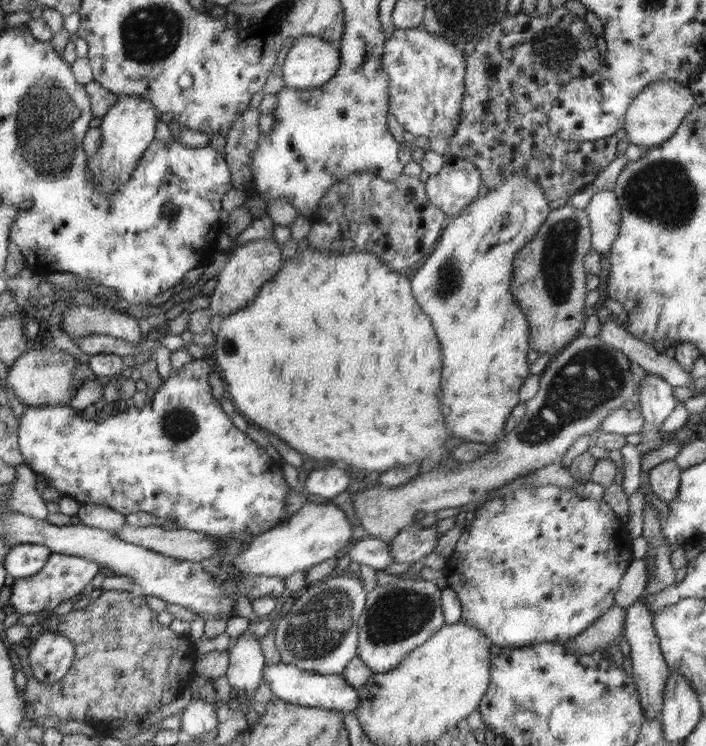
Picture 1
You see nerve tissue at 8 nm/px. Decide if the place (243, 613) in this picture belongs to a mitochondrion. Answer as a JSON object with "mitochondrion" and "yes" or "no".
{"mitochondrion":"no"}

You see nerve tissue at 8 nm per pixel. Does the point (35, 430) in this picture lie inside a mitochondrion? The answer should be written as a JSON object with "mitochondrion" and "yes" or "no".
{"mitochondrion":"no"}

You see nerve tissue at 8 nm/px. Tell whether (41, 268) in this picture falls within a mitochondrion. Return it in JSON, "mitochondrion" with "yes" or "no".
{"mitochondrion":"no"}

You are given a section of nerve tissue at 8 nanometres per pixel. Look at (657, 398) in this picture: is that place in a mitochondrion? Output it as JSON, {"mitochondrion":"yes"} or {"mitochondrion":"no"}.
{"mitochondrion":"no"}

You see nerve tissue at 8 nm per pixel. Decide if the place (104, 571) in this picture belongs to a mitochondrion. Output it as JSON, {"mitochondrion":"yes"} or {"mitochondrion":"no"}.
{"mitochondrion":"no"}

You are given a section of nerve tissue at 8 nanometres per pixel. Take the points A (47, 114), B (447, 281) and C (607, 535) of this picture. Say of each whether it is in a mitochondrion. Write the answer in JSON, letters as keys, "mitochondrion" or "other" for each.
{"A":"mitochondrion","B":"mitochondrion","C":"other"}

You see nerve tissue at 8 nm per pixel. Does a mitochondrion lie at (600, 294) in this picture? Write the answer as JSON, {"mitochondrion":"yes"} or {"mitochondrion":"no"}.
{"mitochondrion":"no"}

